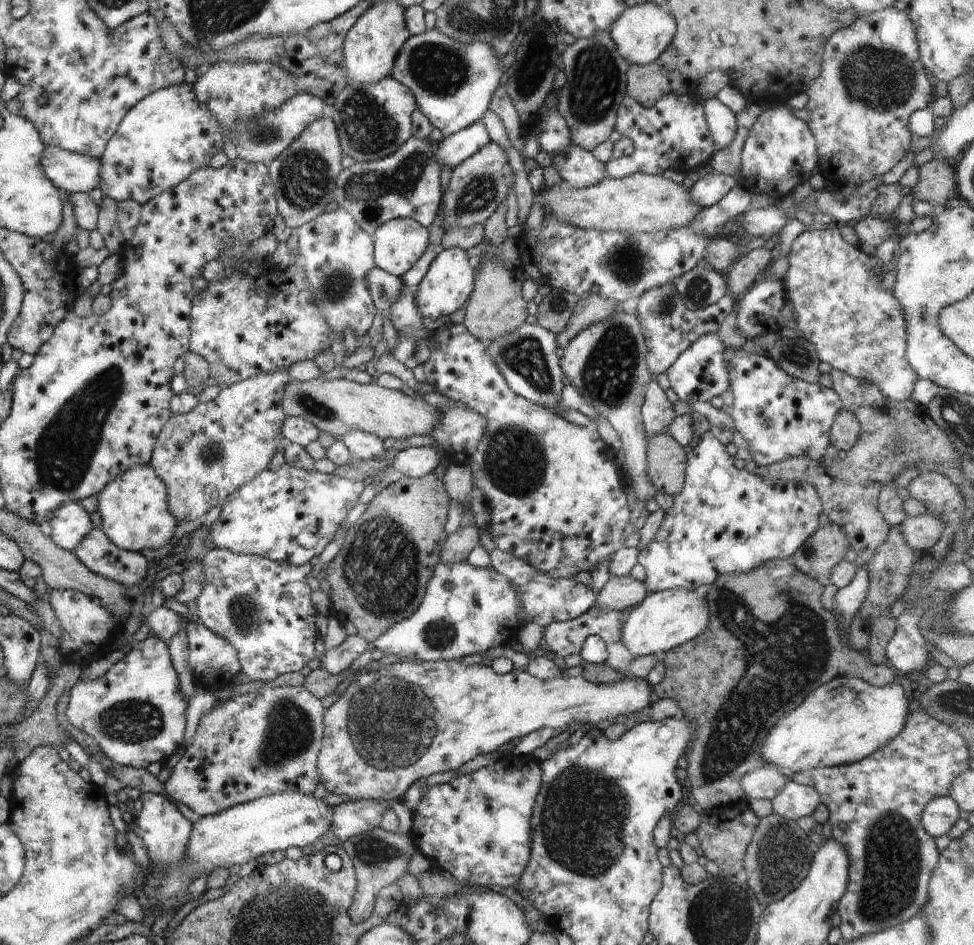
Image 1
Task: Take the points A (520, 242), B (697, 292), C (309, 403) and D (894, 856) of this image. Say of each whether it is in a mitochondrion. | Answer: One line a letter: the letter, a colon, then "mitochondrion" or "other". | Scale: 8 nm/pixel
A: other
B: mitochondrion
C: mitochondrion
D: mitochondrion

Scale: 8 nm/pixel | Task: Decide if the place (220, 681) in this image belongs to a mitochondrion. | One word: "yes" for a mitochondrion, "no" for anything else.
no

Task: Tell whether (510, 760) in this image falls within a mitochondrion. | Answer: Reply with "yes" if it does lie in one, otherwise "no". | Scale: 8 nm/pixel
no

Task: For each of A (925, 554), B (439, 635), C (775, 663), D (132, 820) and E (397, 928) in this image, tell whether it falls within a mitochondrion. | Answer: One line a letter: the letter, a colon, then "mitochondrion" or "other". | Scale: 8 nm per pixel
A: other
B: mitochondrion
C: mitochondrion
D: other
E: other

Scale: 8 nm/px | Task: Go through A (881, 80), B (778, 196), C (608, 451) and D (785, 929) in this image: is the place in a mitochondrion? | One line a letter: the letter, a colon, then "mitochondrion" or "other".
A: mitochondrion
B: other
C: other
D: other

